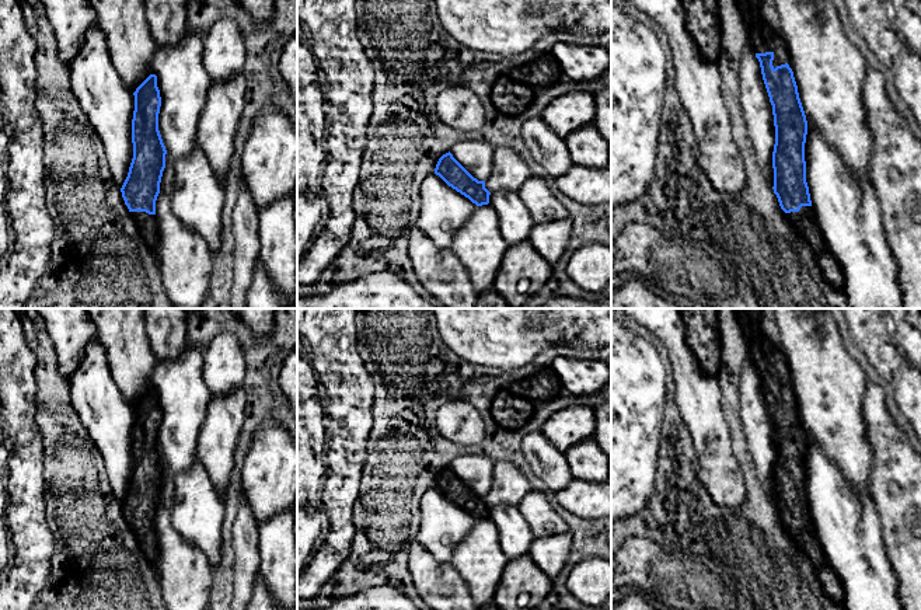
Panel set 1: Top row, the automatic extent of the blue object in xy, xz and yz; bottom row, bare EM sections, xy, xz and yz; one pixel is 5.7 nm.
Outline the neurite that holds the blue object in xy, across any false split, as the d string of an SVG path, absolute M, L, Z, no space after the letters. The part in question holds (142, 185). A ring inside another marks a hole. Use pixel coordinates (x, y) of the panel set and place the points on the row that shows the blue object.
M150 74L136 88L133 95L133 158L121 192L142 238L154 251L158 241L156 201L160 194L167 154L158 130L161 97L157 87L157 76Z

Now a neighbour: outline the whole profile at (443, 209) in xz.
M435 172L422 181L419 203L416 227L439 248L450 248L456 230L477 209L475 203L449 187Z

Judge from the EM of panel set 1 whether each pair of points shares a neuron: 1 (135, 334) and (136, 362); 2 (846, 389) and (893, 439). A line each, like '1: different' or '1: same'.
1: same
2: different

